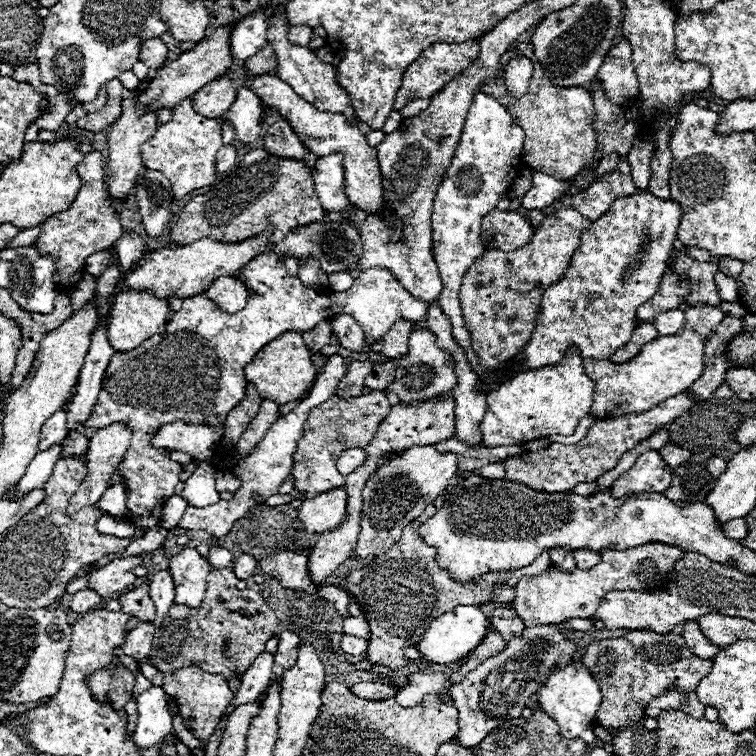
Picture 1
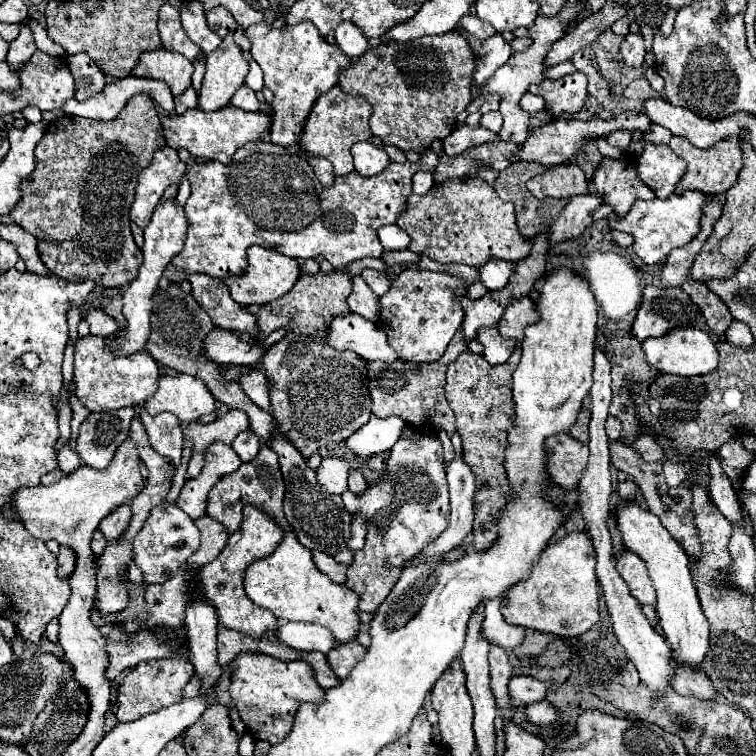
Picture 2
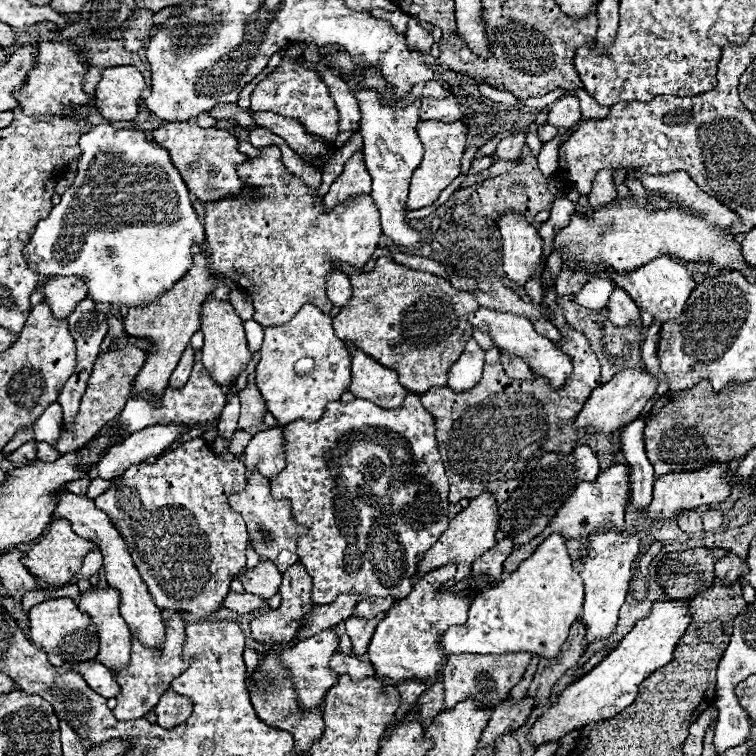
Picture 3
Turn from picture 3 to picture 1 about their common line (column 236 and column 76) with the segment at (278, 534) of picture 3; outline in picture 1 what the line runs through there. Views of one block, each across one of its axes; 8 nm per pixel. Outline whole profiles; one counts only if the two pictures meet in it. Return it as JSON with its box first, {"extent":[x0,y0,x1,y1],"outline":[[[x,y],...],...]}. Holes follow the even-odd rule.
{"extent":[66,422,132,514],"outline":[[[122,422],[96,430],[96,434],[90,438],[88,450],[86,450],[86,454],[84,454],[84,458],[86,458],[86,478],[82,480],[80,488],[76,490],[76,494],[72,496],[72,500],[70,500],[70,504],[68,504],[68,510],[66,510],[68,514],[74,514],[74,512],[78,512],[78,510],[84,508],[84,506],[96,504],[96,502],[102,498],[102,494],[104,494],[104,492],[108,490],[108,486],[110,486],[108,480],[112,478],[114,470],[120,466],[120,462],[122,462],[122,458],[124,458],[124,452],[126,452],[126,448],[128,448],[128,444],[130,444],[130,436],[132,436],[132,432],[130,432]]]}

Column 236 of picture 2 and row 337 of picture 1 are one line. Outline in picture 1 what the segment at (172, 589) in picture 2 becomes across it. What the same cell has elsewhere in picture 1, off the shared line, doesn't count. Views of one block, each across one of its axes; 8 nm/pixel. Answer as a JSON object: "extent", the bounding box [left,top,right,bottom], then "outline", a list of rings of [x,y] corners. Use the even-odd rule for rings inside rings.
{"extent":[506,190,682,374],"outline":[[[636,190],[630,196],[614,200],[610,210],[600,220],[592,222],[592,226],[586,232],[582,232],[580,246],[576,248],[570,266],[566,268],[566,274],[546,288],[536,316],[536,328],[528,344],[512,360],[506,362],[514,368],[514,374],[560,362],[568,346],[572,344],[582,350],[584,358],[608,360],[618,348],[630,342],[638,322],[636,308],[646,300],[650,300],[668,268],[670,254],[674,252],[674,240],[680,216],[682,206],[678,202],[656,198],[648,190]]]}

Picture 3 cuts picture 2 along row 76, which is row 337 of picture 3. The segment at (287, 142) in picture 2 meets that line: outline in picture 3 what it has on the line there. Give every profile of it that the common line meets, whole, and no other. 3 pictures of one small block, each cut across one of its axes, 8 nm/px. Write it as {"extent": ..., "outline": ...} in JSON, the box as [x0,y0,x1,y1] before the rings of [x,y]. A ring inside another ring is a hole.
{"extent":[256,304,350,426],"outline":[[[304,304],[296,316],[282,326],[264,328],[264,344],[260,348],[260,362],[256,366],[256,386],[266,402],[268,412],[284,426],[288,420],[318,420],[328,402],[340,400],[350,386],[350,354],[348,346],[336,338],[332,318],[312,304]]]}

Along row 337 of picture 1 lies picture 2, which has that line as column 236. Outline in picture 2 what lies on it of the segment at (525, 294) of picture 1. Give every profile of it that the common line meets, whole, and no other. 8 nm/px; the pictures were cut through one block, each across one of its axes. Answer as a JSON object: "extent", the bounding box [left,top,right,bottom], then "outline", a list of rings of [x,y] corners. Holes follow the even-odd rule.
{"extent":[208,444,290,534],"outline":[[[264,444],[260,448],[260,454],[252,462],[244,462],[236,472],[226,474],[220,482],[216,482],[216,486],[208,494],[208,516],[218,520],[228,530],[228,534],[234,534],[242,522],[242,508],[246,504],[252,504],[252,506],[256,504],[256,508],[264,510],[268,514],[268,518],[274,520],[276,526],[280,526],[282,532],[290,532],[288,520],[282,510],[284,492],[286,492],[286,488],[284,488],[276,452]]]}

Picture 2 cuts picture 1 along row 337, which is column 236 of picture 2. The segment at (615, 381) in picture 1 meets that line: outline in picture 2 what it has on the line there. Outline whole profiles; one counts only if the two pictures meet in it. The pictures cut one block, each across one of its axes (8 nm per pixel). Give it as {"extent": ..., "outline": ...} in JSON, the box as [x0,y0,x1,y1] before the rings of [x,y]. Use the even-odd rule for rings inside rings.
{"extent":[230,654,326,744],"outline":[[[240,654],[232,662],[234,674],[230,684],[232,702],[254,740],[268,740],[280,744],[292,728],[296,710],[302,702],[324,702],[326,690],[312,678],[312,668],[306,662],[284,662],[266,654]]]}

